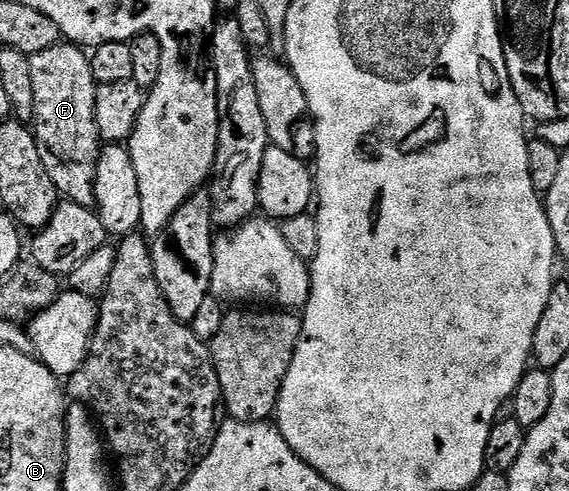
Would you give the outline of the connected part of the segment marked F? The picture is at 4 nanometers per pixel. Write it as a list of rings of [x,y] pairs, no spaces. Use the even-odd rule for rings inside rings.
[[[69,41],[58,43],[52,49],[44,49],[30,56],[32,65],[32,87],[34,89],[34,114],[32,130],[44,154],[44,169],[48,169],[48,177],[52,177],[52,185],[56,185],[62,199],[76,201],[76,205],[95,206],[96,169],[102,156],[104,146],[98,126],[96,125],[96,89],[98,84],[92,77],[90,55],[81,46]]]

